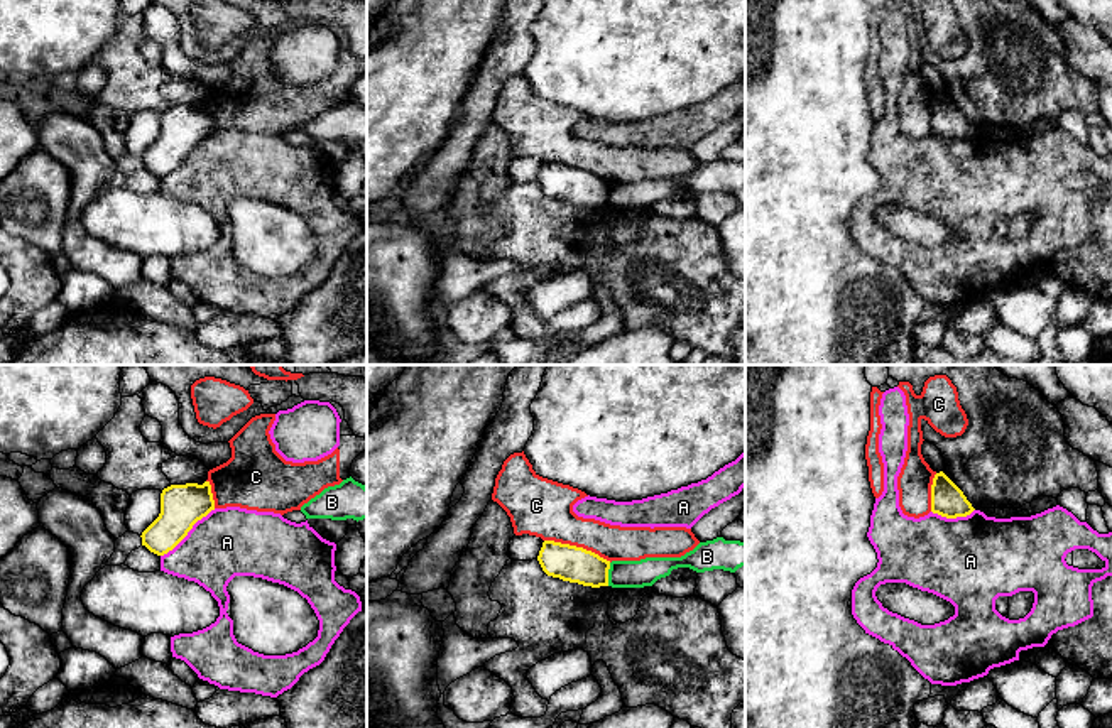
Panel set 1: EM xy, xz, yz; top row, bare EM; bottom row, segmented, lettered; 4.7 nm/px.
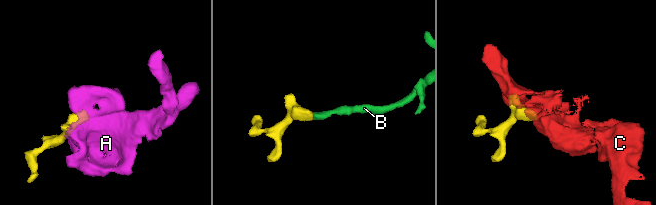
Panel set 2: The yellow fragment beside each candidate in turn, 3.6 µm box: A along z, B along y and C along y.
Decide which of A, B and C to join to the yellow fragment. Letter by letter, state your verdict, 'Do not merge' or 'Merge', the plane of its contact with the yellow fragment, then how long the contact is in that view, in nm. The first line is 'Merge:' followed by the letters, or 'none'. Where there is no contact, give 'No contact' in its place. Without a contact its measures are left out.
Merge: none
A: Do not merge. Touches yellow in xy. Shared border 340 nm
B: Do not merge. Touches yellow in xz. Shared border 110 nm
C: Do not merge. Touches yellow in xz. Shared border 340 nm

